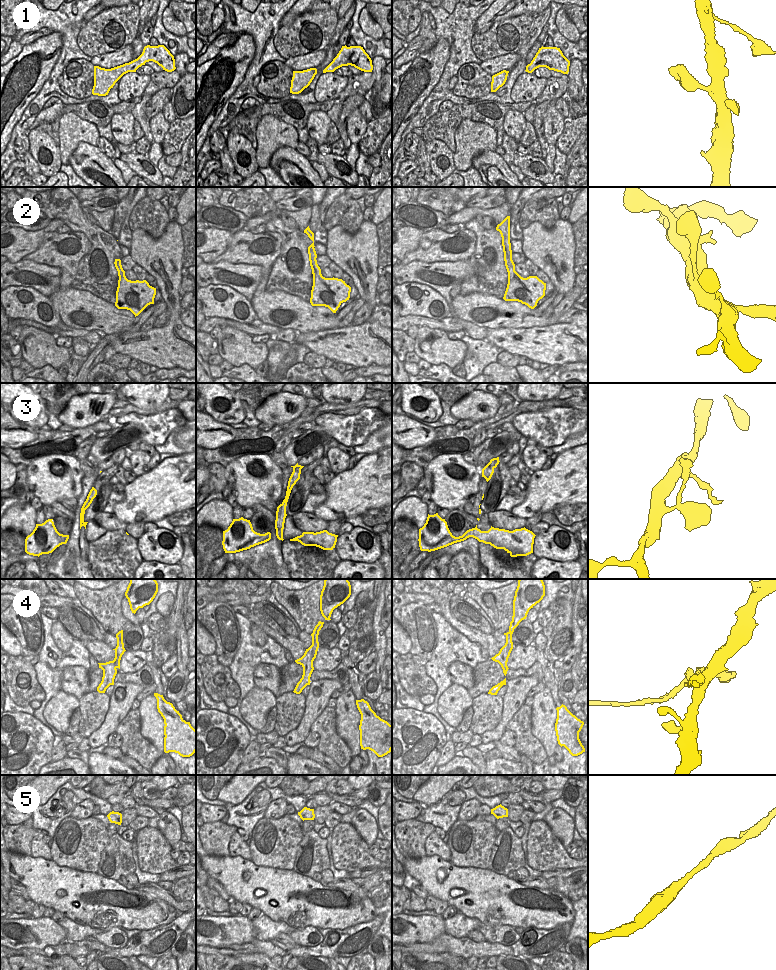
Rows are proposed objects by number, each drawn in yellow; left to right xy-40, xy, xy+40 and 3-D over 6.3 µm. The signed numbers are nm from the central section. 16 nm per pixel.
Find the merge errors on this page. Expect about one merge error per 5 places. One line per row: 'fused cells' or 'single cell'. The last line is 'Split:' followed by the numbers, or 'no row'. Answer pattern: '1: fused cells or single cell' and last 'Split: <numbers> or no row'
1: single cell
2: single cell
3: single cell
4: fused cells
5: single cell
Split: 4

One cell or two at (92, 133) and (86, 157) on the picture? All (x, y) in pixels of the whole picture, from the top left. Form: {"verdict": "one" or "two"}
{"verdict": "two"}

